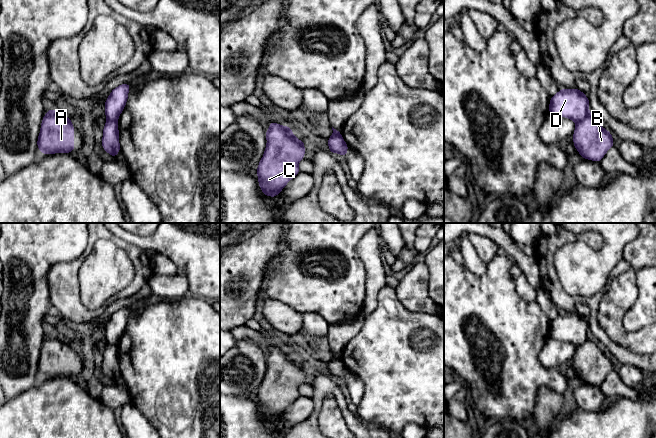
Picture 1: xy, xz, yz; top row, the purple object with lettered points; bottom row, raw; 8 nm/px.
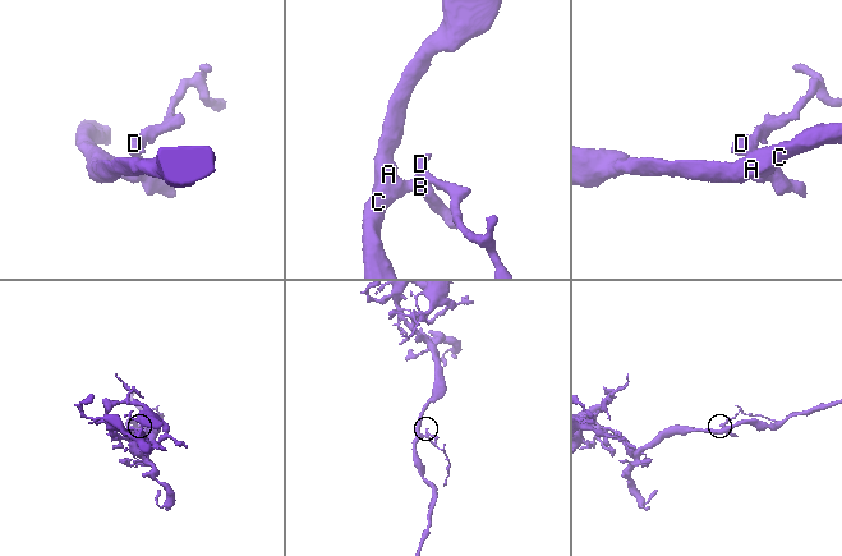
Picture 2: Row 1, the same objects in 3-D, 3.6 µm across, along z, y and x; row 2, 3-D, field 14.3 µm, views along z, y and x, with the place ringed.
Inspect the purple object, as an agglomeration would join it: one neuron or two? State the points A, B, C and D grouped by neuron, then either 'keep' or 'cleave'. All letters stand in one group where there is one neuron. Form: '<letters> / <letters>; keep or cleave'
A B C / D; cleave

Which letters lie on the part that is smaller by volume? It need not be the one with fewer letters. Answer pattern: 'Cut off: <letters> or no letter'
Cut off: D

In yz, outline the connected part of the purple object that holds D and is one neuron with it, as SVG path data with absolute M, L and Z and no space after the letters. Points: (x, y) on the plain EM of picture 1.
M576 312L560 313L550 322L549 338L566 341L578 347L590 338L589 321Z

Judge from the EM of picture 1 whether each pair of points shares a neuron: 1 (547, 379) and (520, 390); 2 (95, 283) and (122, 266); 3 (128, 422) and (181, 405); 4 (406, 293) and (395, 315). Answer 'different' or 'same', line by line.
1: same
2: same
3: different
4: different

